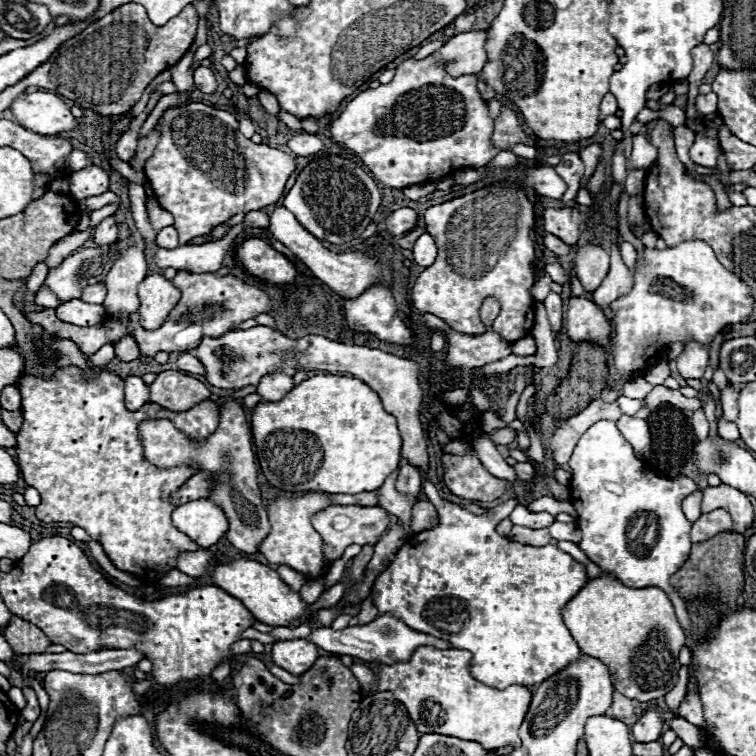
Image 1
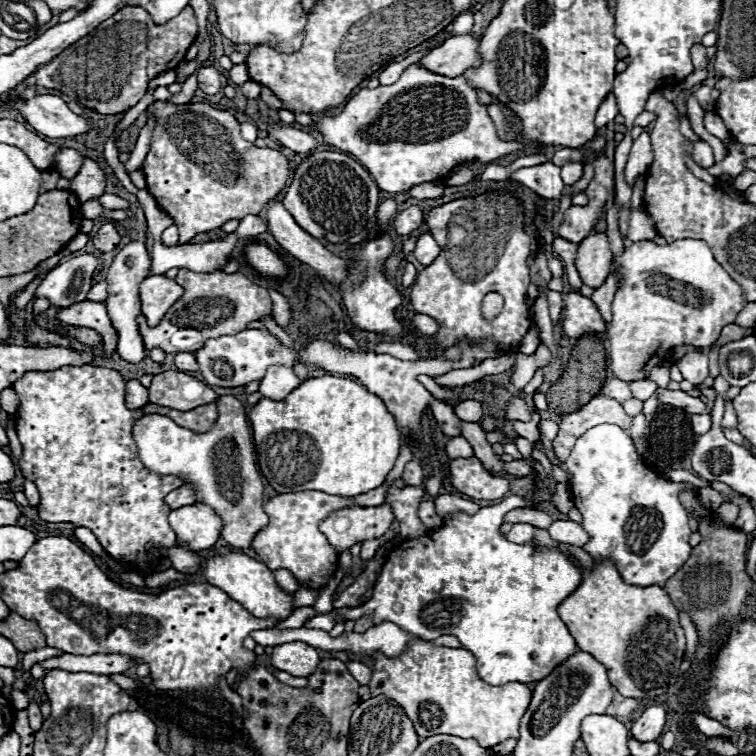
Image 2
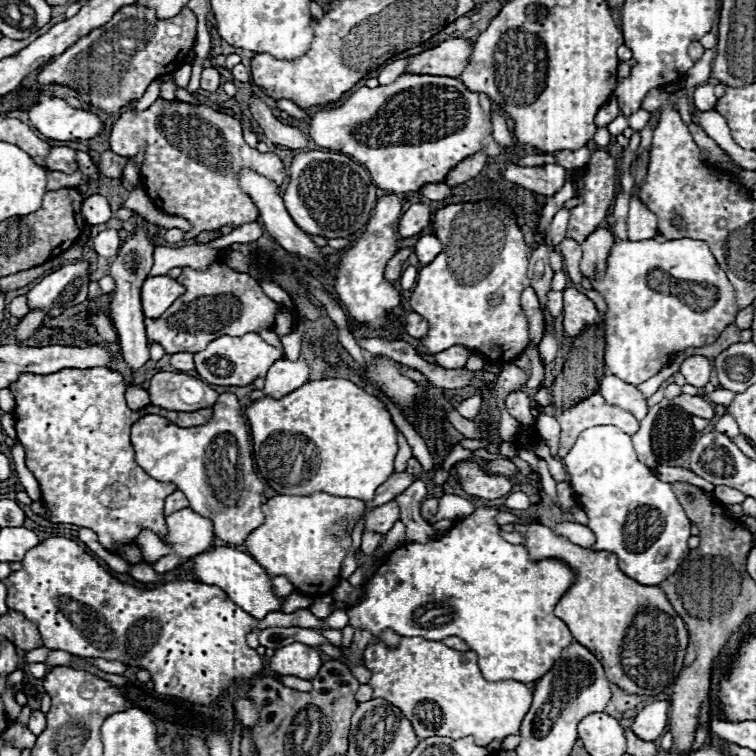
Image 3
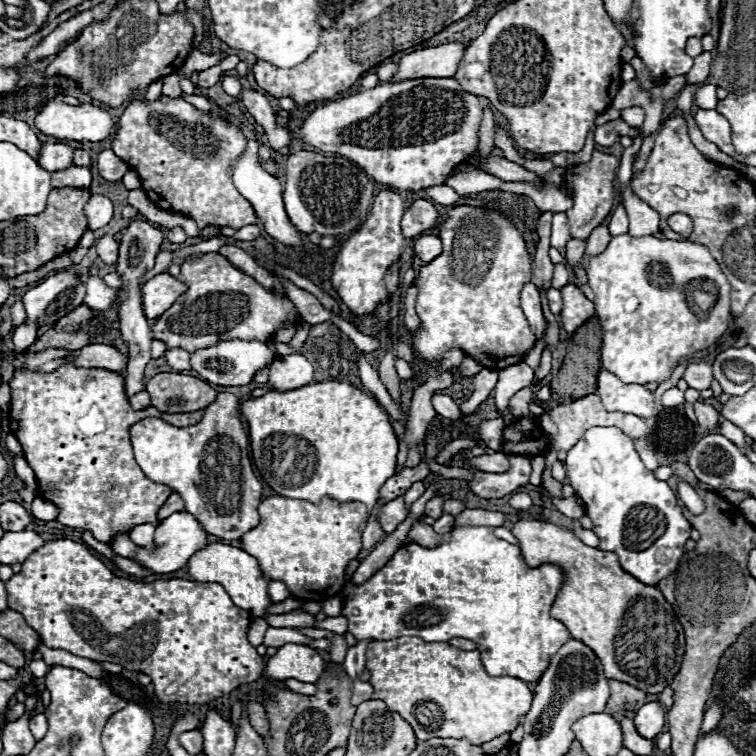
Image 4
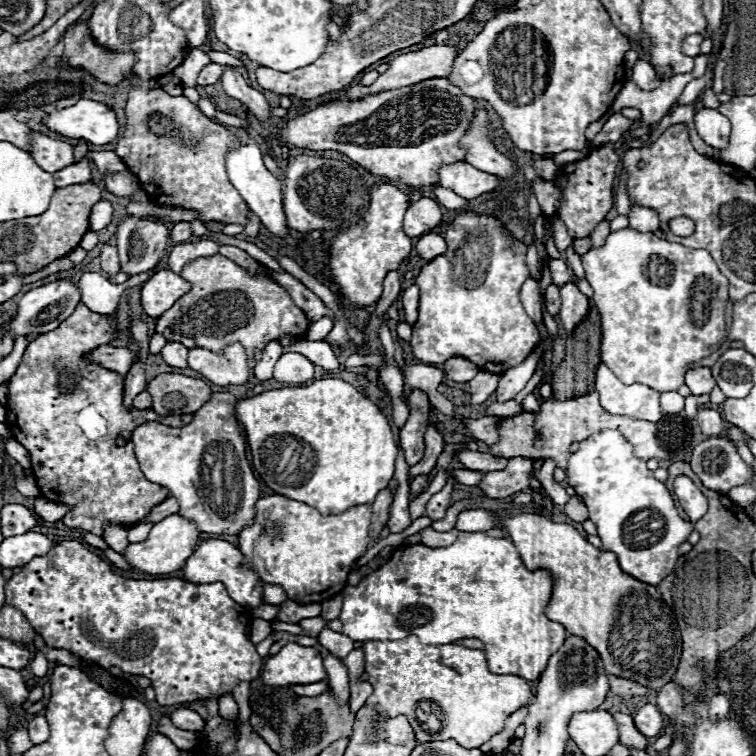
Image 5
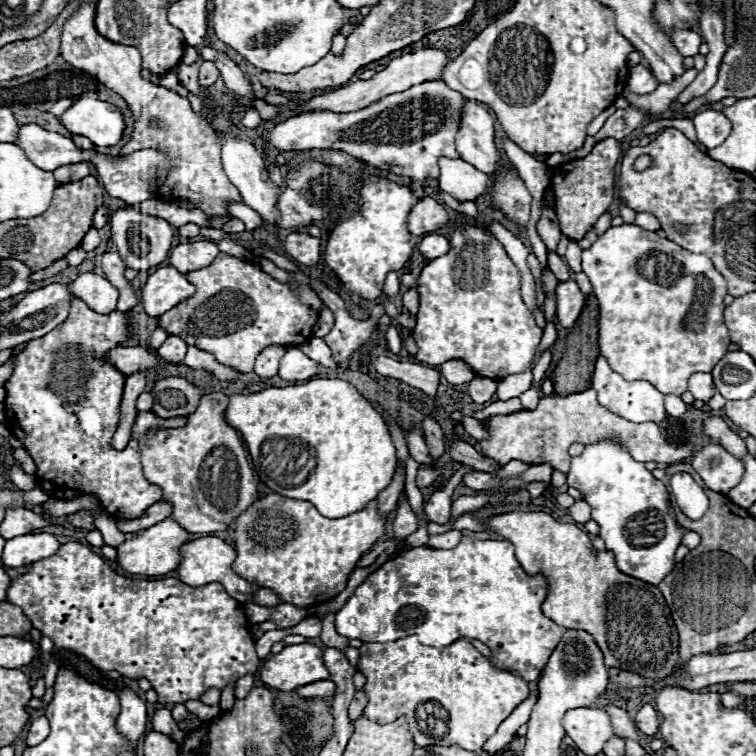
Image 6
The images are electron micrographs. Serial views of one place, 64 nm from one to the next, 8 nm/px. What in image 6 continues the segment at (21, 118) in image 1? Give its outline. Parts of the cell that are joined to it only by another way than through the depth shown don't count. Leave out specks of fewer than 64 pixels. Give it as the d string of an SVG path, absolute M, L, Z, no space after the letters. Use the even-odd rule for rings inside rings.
M82 98L74 102L64 112L62 126L66 126L70 134L90 138L94 146L114 146L122 140L126 130L120 108L96 98Z

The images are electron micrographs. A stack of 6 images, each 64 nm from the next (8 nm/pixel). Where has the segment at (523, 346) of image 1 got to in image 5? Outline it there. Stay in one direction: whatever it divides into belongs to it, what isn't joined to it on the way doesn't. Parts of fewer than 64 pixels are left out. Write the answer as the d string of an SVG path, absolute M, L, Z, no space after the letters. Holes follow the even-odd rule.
M528 278L522 284L520 298L522 298L522 304L524 304L528 316L538 324L542 320L542 304L540 304L540 288L538 288L538 282L532 280L532 278Z

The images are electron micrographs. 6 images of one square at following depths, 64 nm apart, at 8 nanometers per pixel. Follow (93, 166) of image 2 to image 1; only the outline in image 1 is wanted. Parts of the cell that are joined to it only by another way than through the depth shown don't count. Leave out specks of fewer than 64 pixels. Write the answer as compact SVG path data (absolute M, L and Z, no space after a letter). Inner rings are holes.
M94 164L70 174L70 194L76 200L98 196L104 194L106 190L108 190L108 174Z

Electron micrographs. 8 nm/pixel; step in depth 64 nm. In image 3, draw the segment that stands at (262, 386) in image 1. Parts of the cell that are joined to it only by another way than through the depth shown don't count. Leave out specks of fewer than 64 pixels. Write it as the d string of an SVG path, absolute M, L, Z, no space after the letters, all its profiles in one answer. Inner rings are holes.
M302 358L276 360L266 374L266 384L262 390L266 396L282 398L286 396L286 392L292 392L294 388L300 388L302 384L306 384L308 376L310 376L310 368Z

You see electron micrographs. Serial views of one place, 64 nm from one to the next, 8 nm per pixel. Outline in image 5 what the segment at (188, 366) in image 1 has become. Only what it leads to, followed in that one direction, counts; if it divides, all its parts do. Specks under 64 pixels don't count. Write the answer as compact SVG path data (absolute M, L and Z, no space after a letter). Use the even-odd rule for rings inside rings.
M166 342L166 346L162 348L160 356L170 364L170 366L176 366L176 368L186 368L186 356L188 356L188 348L180 342Z

